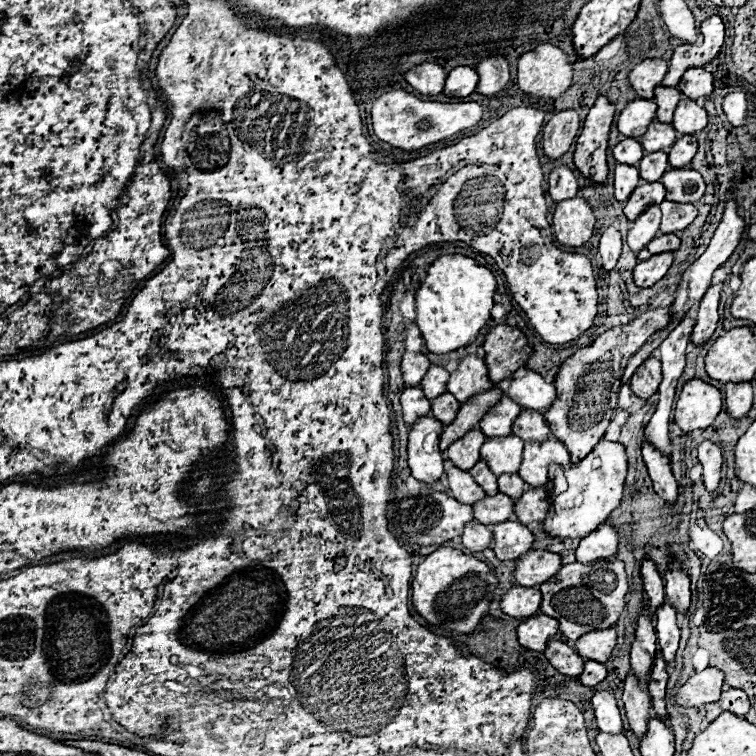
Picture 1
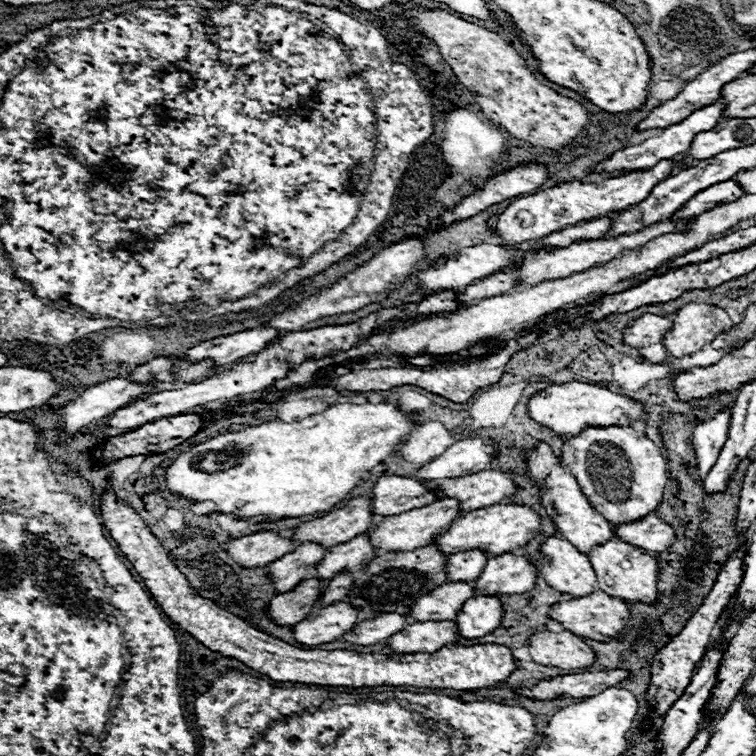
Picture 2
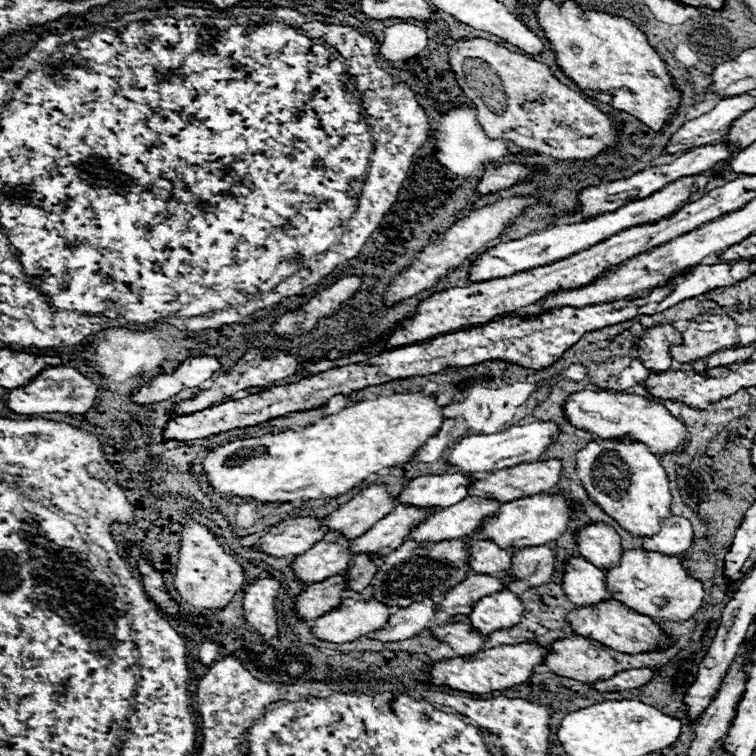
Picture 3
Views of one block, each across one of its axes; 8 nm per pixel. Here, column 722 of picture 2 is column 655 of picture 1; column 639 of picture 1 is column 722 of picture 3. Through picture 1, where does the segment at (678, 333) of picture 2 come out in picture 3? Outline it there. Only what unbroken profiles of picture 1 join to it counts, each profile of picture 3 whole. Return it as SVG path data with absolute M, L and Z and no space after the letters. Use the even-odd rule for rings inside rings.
M698 316L696 320L692 320L690 328L682 334L682 344L680 346L672 346L670 348L670 354L674 360L678 362L696 362L696 360L702 360L718 350L724 350L724 348L736 348L740 346L740 340L736 336L736 322L728 316Z

